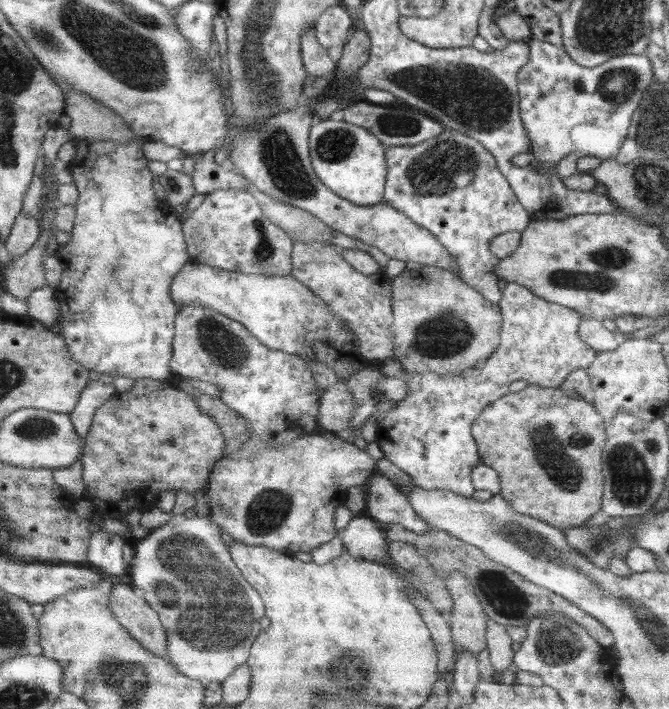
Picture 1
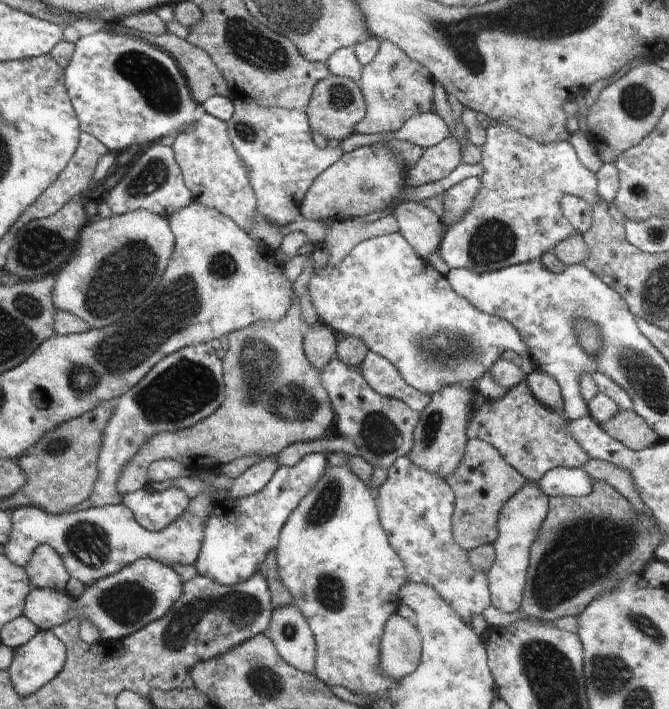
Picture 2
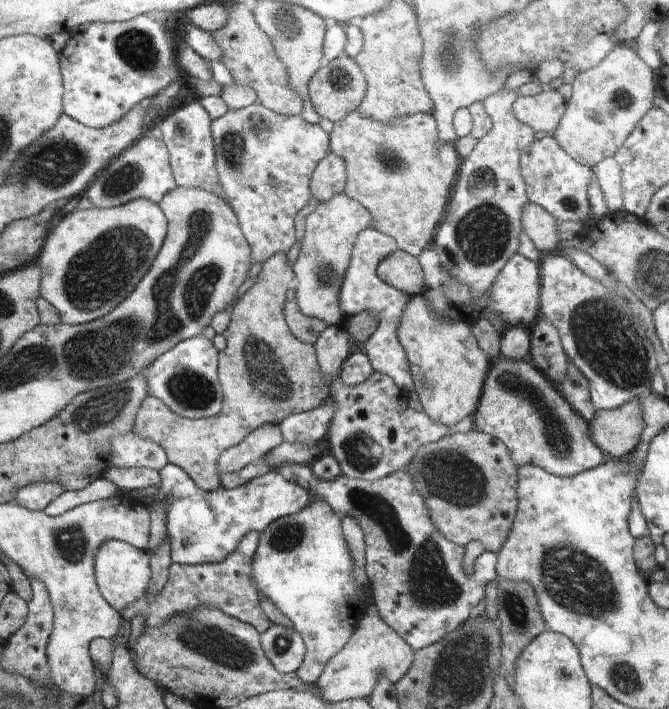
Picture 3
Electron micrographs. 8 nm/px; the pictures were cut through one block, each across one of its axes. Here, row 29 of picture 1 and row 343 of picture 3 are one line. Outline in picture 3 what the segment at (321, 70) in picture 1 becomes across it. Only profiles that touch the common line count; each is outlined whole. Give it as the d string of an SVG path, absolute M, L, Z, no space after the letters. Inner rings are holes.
M286 300L283 312L285 322L291 330L291 333L300 340L300 342L306 344L314 345L318 335L329 326L326 321L305 315L295 300Z

